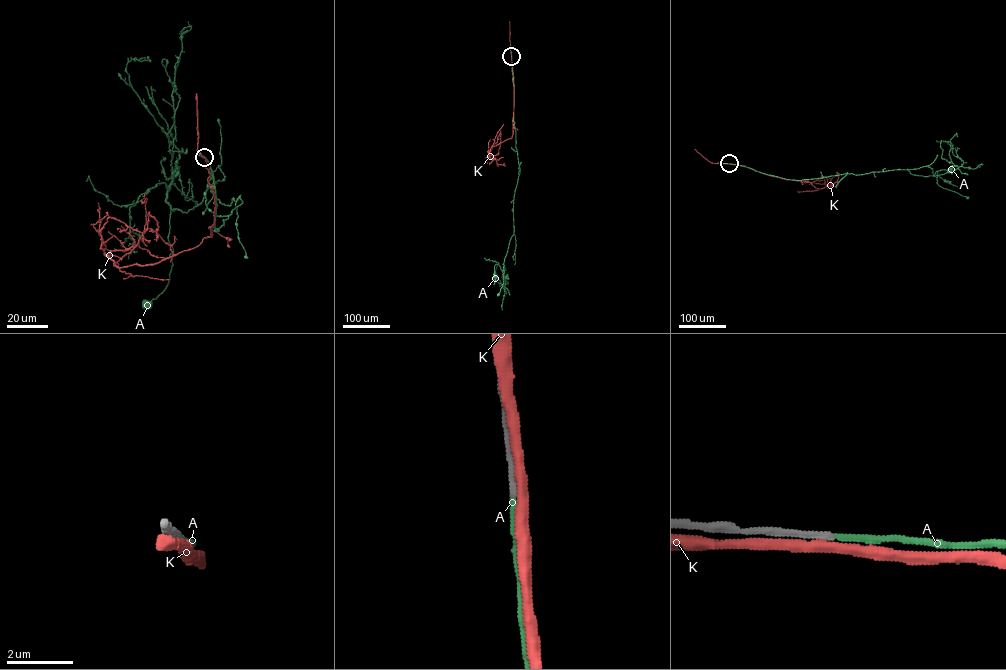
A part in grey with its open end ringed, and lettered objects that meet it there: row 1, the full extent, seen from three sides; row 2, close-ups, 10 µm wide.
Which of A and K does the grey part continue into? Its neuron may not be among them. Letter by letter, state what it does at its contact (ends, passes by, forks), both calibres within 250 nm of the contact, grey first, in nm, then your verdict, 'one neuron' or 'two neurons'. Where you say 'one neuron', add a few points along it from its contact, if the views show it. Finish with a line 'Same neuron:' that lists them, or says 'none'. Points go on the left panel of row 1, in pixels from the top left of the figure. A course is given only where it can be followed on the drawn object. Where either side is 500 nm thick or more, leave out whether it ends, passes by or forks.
A: it ends there; 200 nm thick on the grey side, 200 nm on the other; one neuron; it runs (204, 157), (213, 227), (242, 203), (222, 204), (215, 182), (187, 212), (171, 208), (168, 283), (147, 303)
K: it passes by; 280 nm thick on the grey side, 320 nm on the other; two neurons
Same neuron: A

